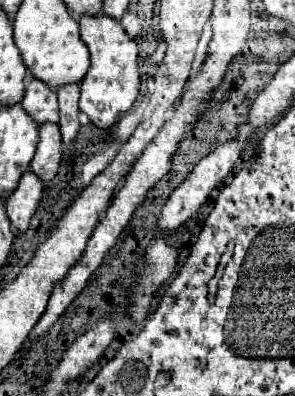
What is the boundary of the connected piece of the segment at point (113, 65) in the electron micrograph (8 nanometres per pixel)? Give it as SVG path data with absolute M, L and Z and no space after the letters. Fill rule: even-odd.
M99 13L99 15L81 15L81 39L89 45L91 53L91 67L83 81L79 83L81 87L81 99L79 99L79 109L89 115L89 119L97 127L111 127L123 113L131 109L131 105L137 99L139 93L139 69L137 69L137 43L131 39L125 29L121 27L119 21L113 17Z

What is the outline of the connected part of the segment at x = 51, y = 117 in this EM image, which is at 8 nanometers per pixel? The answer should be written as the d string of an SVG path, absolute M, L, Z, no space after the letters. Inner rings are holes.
M31 77L31 81L25 87L25 95L21 105L27 109L27 113L41 125L45 121L59 121L57 111L57 93L47 83L39 81L37 77Z

